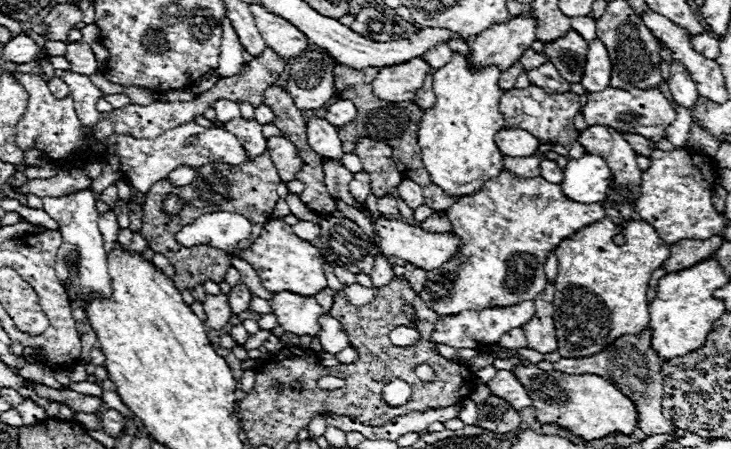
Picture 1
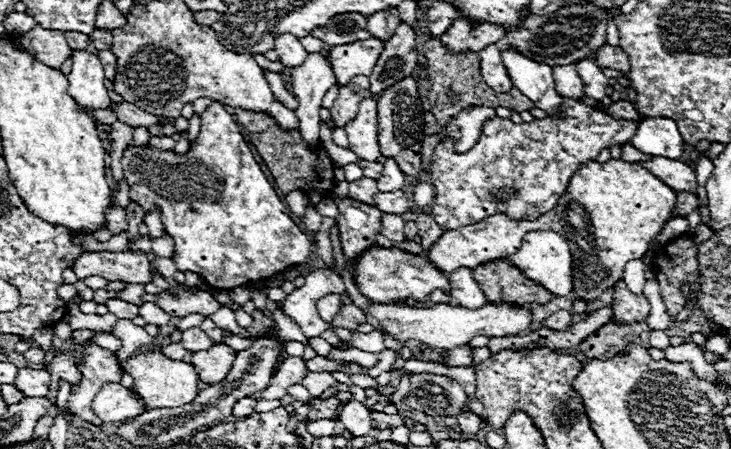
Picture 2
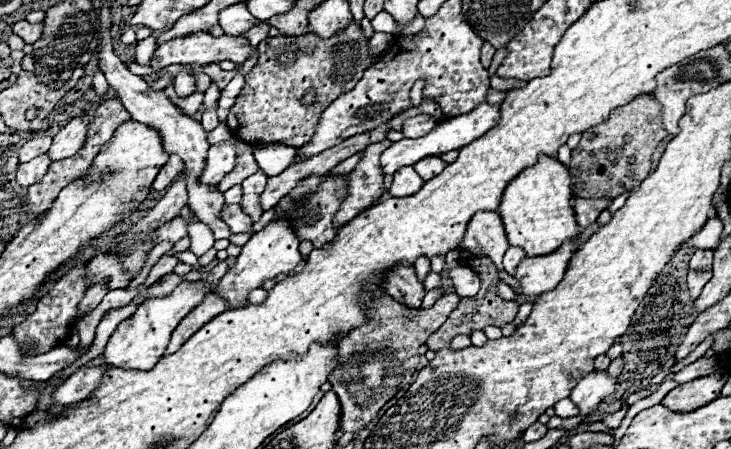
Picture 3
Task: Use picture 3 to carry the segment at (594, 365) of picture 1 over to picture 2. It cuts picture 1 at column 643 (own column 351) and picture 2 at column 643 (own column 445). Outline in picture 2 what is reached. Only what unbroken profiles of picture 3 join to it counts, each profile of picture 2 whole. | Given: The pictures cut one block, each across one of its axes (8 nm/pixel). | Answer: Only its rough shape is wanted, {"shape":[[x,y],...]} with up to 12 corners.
{"shape":[[624,280],[614,292],[614,322],[646,322],[650,304]]}

